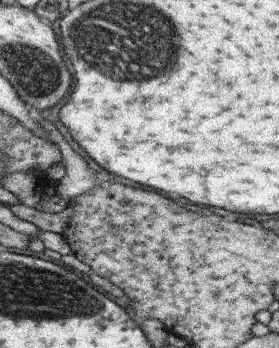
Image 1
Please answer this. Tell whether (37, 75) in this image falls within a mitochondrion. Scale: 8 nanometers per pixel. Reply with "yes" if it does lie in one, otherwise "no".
yes

